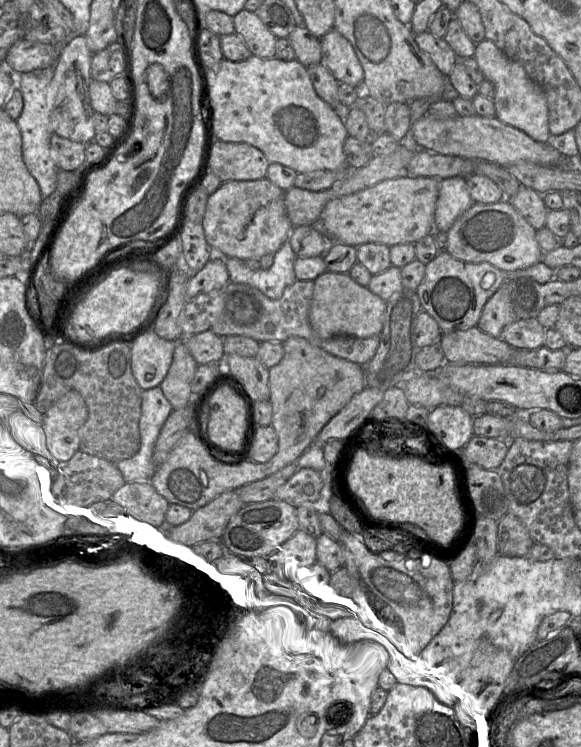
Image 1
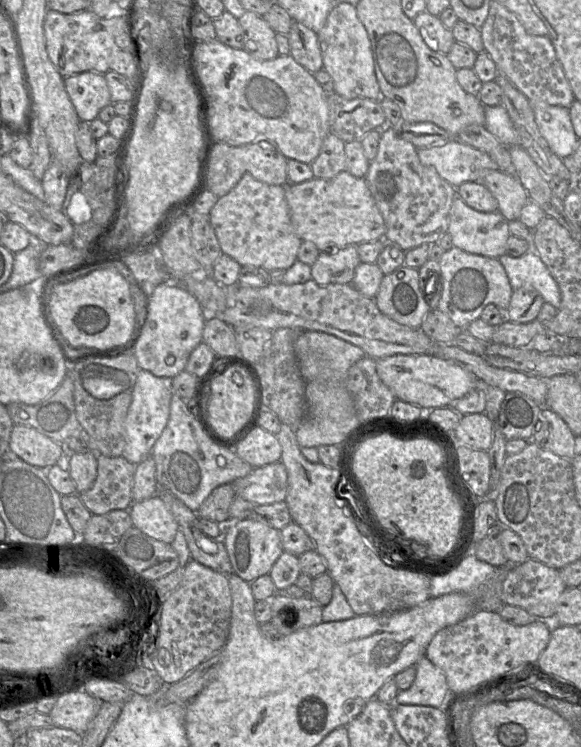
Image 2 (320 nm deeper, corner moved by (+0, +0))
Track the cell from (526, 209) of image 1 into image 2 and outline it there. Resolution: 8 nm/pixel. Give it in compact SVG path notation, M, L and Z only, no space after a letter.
M493 170L481 180L498 201L498 212L507 221L518 220L524 205L530 200L525 188L513 173Z

